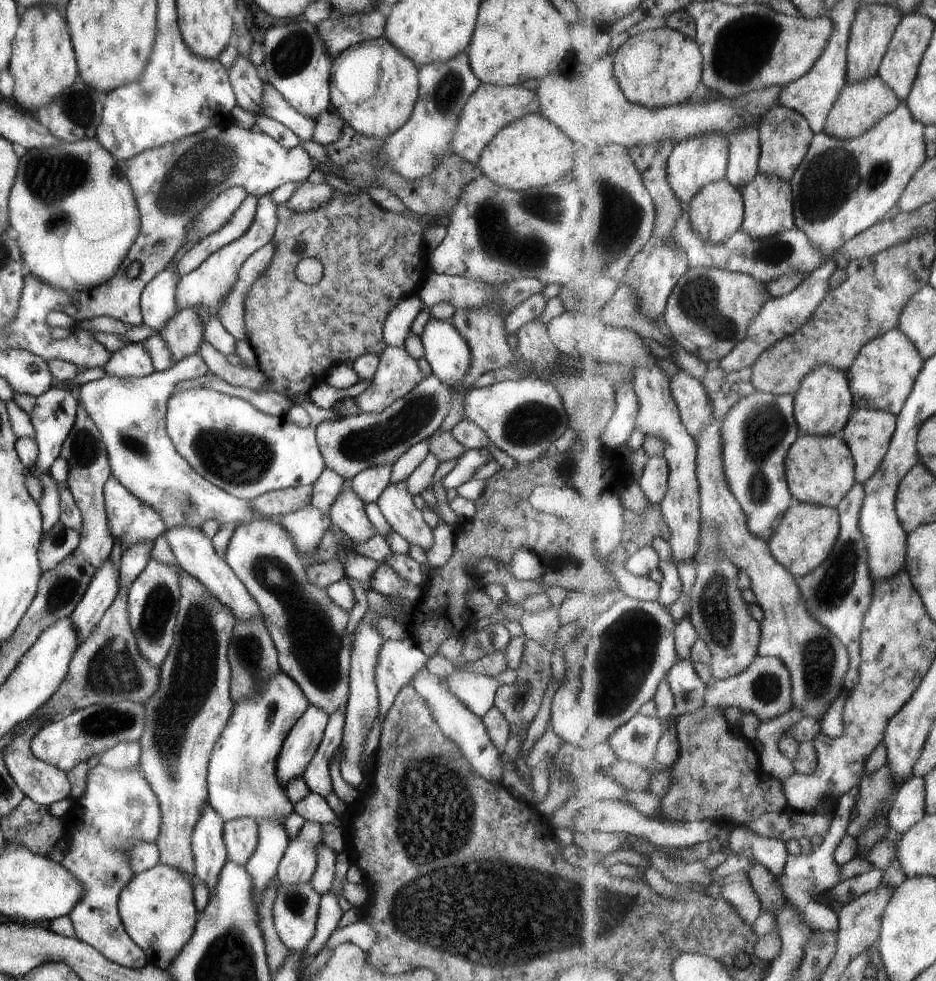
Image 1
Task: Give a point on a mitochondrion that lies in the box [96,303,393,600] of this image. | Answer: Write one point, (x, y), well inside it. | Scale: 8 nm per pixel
(236, 459)

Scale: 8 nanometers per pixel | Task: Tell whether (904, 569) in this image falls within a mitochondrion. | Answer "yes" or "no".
no

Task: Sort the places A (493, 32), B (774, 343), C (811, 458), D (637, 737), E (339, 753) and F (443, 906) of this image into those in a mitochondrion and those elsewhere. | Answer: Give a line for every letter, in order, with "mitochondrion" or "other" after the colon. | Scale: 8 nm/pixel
A: other
B: other
C: other
D: mitochondrion
E: other
F: mitochondrion

